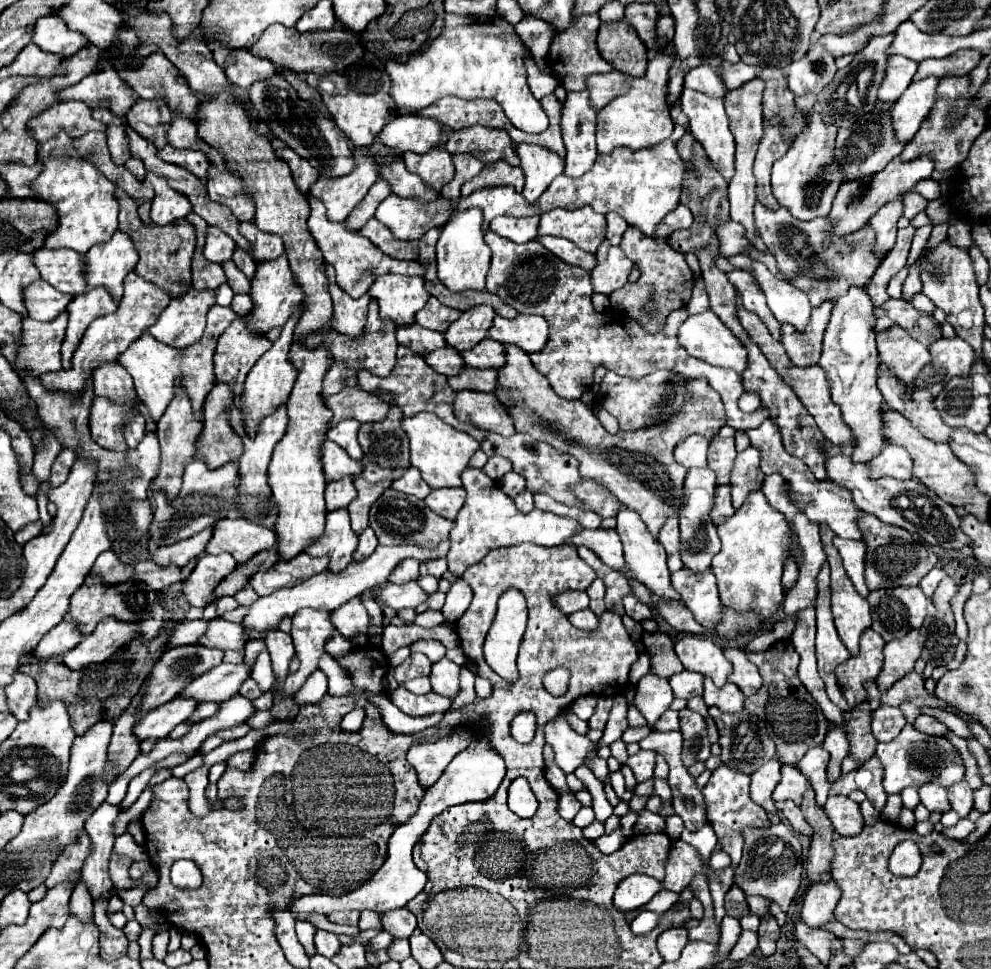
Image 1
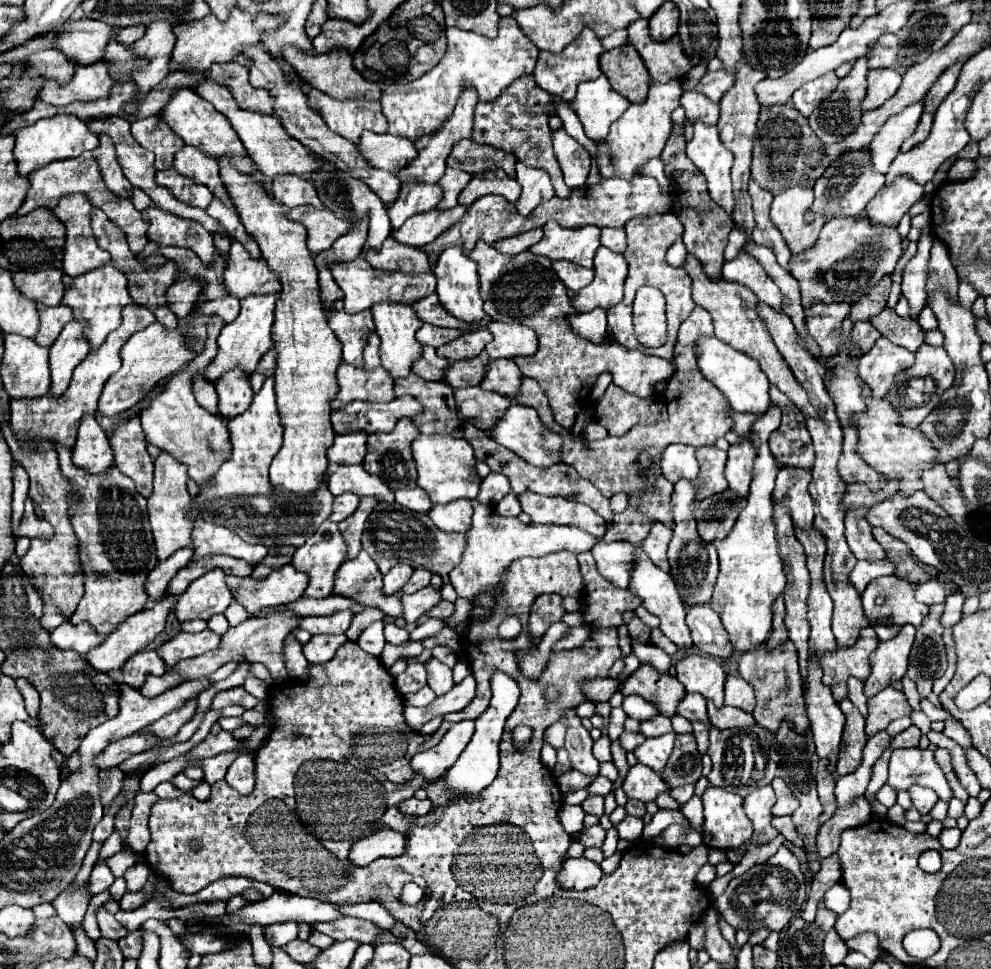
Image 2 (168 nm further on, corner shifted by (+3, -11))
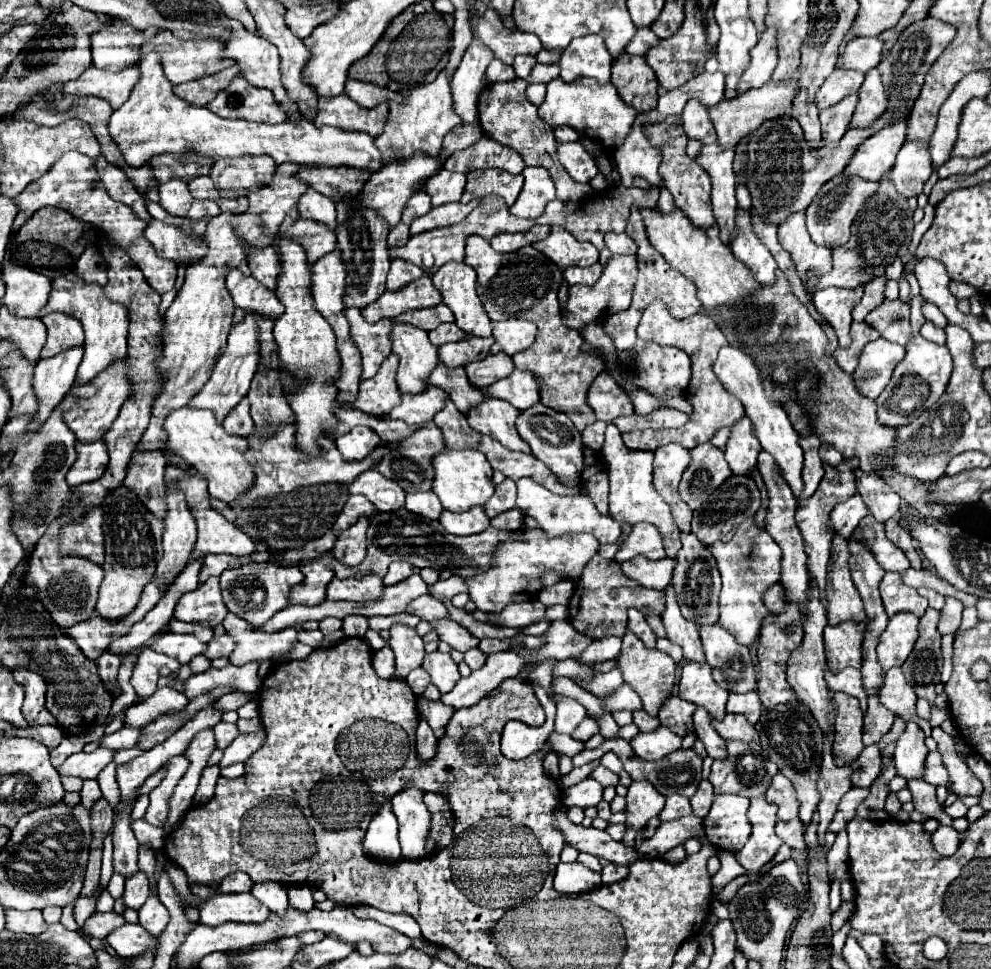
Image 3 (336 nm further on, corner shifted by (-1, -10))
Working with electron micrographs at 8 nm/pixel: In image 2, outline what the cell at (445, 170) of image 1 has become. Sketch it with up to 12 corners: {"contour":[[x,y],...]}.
{"contour":[[403,183],[389,209],[393,229],[415,213],[435,209],[443,197],[437,183]]}

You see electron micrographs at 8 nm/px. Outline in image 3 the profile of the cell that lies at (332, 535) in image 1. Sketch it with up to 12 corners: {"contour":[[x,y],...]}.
{"contour":[[331,552],[301,566],[303,582],[289,604],[315,606],[325,600],[333,578]]}

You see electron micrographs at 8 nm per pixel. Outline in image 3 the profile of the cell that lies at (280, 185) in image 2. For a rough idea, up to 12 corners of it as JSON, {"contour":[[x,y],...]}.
{"contour":[[313,188],[301,196],[299,214],[337,228],[333,200]]}

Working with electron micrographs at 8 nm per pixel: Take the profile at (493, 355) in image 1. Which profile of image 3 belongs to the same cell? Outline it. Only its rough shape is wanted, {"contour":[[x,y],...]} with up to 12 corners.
{"contour":[[515,370],[487,394],[525,410],[541,400],[541,380]]}

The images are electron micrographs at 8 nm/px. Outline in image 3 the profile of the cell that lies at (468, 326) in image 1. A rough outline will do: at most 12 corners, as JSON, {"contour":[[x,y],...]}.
{"contour":[[467,336],[443,344],[439,360],[447,368],[483,360],[493,338]]}

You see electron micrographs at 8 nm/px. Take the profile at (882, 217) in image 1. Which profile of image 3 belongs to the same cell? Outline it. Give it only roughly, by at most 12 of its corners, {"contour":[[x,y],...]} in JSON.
{"contour":[[907,140],[893,166],[897,192],[923,192],[929,140]]}

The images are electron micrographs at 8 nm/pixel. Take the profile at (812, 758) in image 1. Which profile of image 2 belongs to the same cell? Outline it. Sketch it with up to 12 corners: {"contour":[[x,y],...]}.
{"contour":[[827,761],[817,769],[817,791],[823,805],[821,823],[837,809],[833,789],[835,779],[827,773]]}

